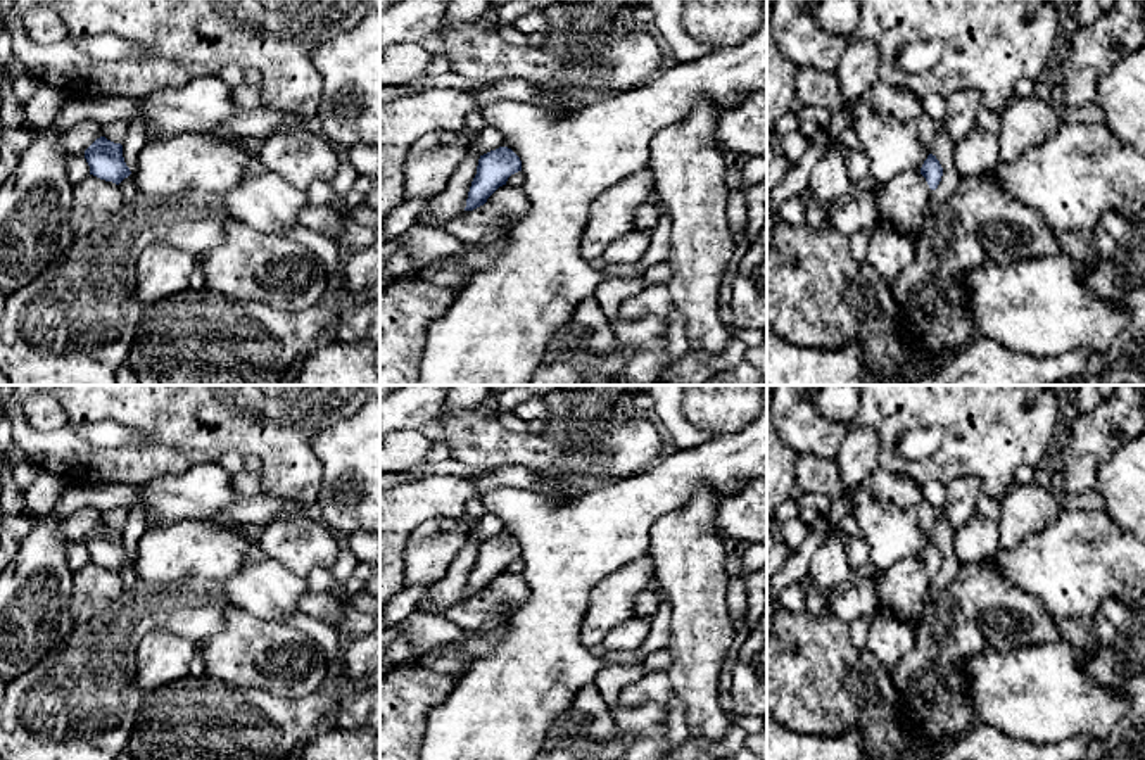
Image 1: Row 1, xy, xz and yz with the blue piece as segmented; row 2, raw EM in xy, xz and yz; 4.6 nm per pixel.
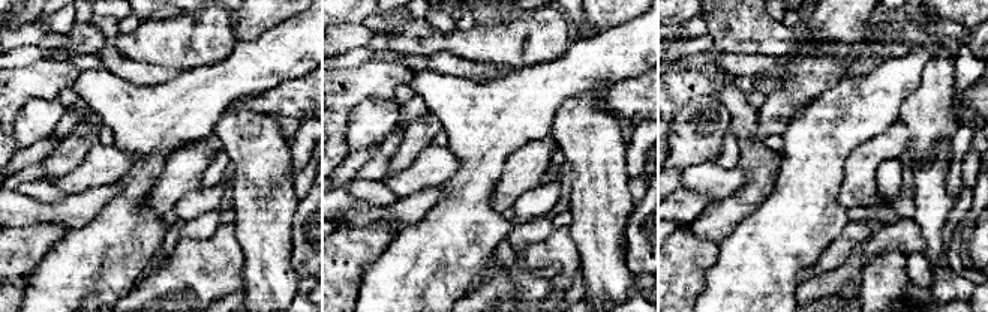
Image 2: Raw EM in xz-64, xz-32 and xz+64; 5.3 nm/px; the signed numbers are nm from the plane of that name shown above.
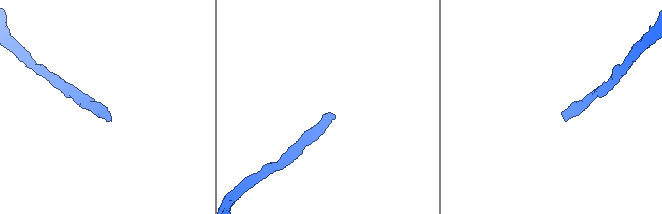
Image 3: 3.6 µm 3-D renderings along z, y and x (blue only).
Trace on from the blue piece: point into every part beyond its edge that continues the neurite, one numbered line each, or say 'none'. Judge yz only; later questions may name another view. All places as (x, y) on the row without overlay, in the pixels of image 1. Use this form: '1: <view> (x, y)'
1: yz (902, 589)

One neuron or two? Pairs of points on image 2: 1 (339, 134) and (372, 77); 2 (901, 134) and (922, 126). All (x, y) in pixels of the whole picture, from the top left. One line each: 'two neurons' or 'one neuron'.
1: one neuron
2: two neurons

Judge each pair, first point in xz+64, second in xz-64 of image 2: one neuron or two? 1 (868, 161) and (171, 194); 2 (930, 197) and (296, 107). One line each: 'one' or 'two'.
1: one
2: two

